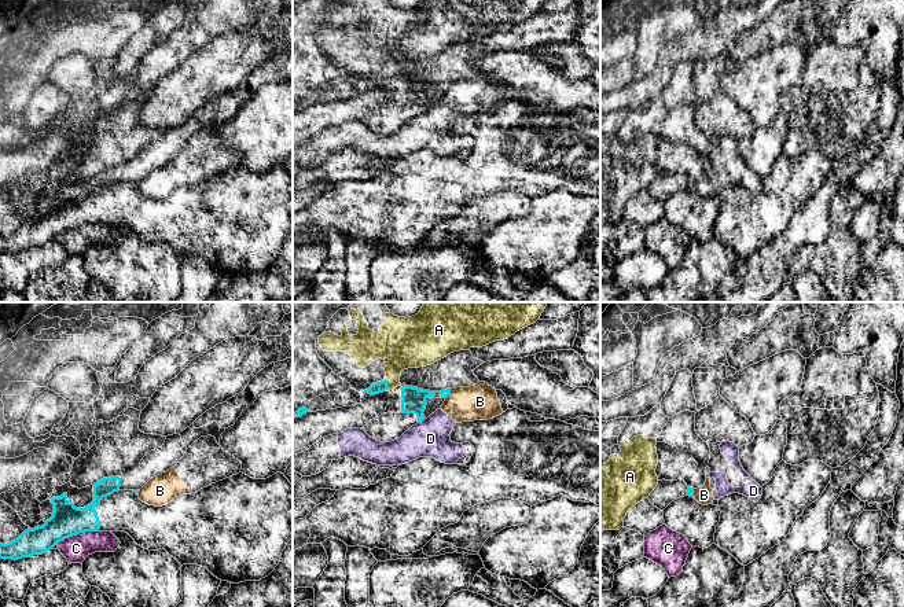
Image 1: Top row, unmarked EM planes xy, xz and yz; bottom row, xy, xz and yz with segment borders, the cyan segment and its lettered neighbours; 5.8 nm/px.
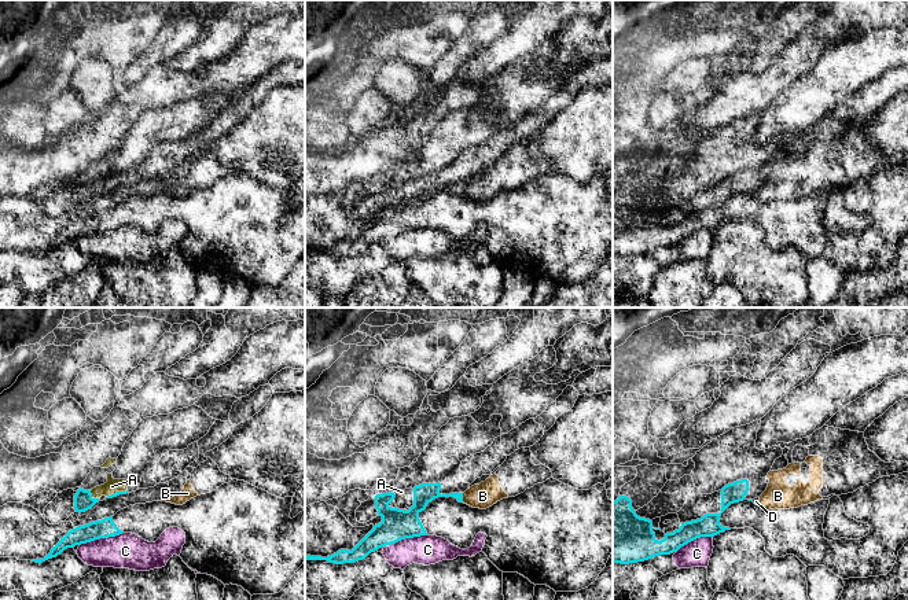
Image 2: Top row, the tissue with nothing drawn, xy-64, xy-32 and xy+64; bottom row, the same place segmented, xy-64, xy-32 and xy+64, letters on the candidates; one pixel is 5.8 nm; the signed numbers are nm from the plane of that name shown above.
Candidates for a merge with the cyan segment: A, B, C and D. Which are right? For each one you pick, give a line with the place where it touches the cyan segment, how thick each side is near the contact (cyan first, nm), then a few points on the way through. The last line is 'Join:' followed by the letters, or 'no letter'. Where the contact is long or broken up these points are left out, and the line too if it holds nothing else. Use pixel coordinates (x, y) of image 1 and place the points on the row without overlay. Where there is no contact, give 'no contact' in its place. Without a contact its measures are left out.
Join: no letter

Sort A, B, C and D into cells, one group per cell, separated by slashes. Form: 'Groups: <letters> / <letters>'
Groups: A / B D / C

